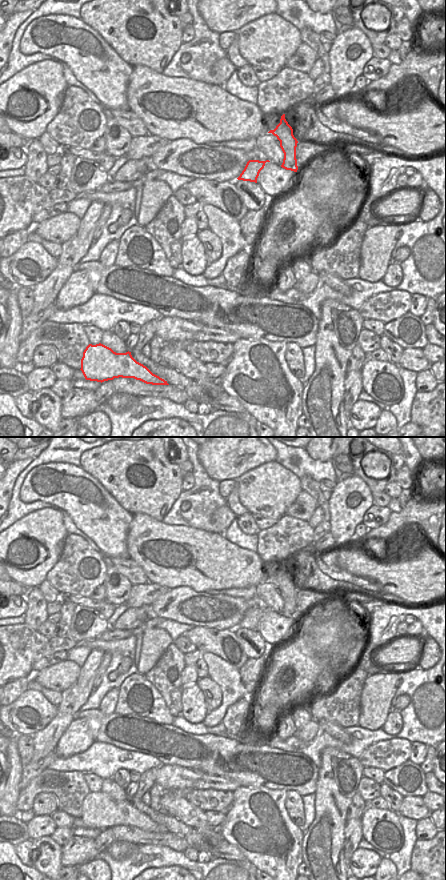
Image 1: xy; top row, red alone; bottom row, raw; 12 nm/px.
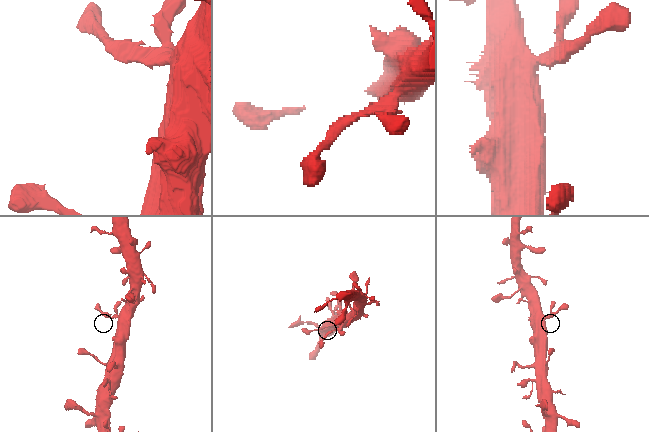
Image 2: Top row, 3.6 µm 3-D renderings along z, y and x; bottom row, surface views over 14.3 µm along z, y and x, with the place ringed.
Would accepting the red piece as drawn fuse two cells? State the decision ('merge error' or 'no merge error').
no merge error

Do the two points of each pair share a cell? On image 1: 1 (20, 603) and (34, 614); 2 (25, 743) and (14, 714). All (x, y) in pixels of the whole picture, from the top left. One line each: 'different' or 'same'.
1: different
2: different

